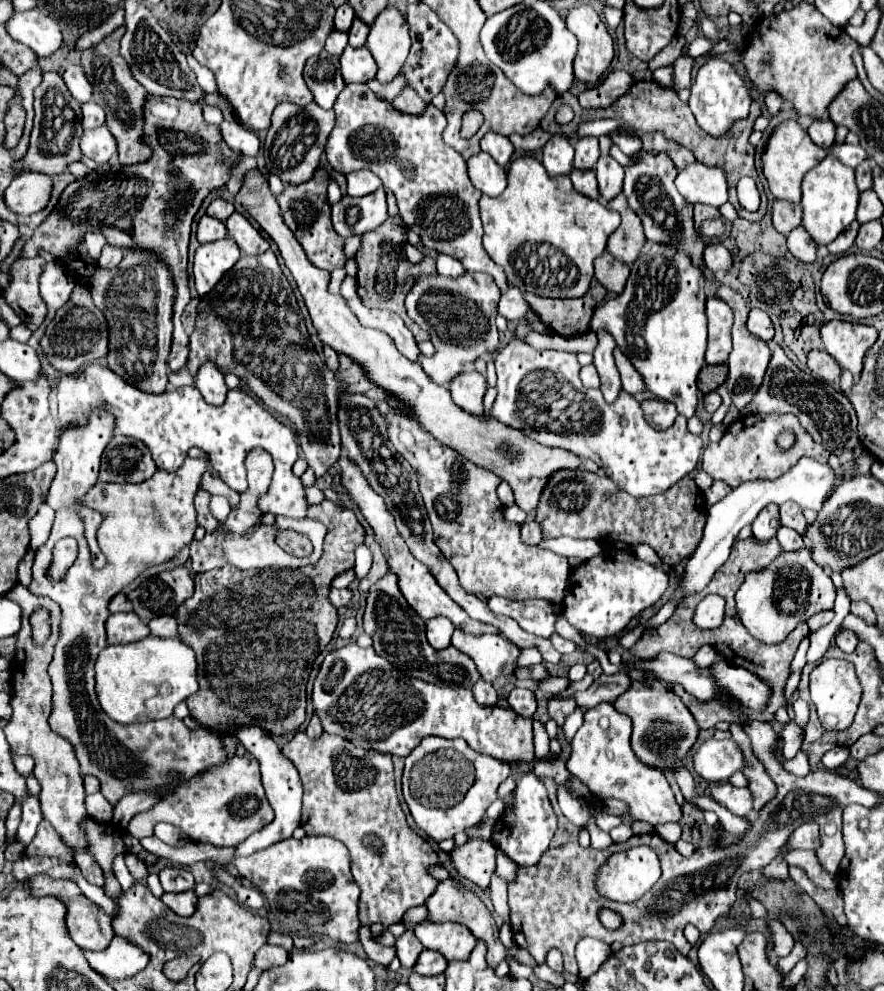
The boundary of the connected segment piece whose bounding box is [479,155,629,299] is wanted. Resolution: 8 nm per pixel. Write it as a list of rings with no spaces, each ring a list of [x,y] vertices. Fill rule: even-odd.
[[[531,155],[517,157],[509,163],[507,171],[507,189],[499,197],[482,194],[479,199],[480,216],[483,219],[483,245],[489,257],[505,269],[507,281],[521,291],[529,291],[543,297],[571,299],[587,293],[587,287],[593,279],[593,259],[595,259],[595,279],[609,291],[621,293],[629,275],[629,265],[617,261],[605,249],[607,237],[619,227],[619,215],[605,209],[599,201],[591,201],[585,195],[581,197],[567,175],[549,177],[543,163]],[[517,203],[517,207],[515,207]],[[523,243],[549,243],[551,251],[543,259],[543,269],[535,271],[537,275],[523,279],[517,277],[509,255]],[[533,285],[533,287],[523,287]]]

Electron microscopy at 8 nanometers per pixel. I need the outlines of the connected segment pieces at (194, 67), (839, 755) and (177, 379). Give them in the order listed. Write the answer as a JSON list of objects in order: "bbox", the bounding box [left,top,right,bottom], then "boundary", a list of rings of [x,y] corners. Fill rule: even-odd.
[{"bbox":[187,55,217,93],"boundary":[[[187,55],[187,63],[189,63],[191,71],[195,73],[197,83],[199,83],[199,87],[201,87],[203,91],[207,91],[207,93],[217,91],[217,87],[215,87],[215,77],[211,75],[211,71],[209,71],[207,67],[201,67],[201,65],[195,61],[195,57],[193,57],[193,55]]]},{"bbox":[823,747,849,771],"boundary":[[[835,747],[827,755],[823,755],[823,767],[835,771],[845,763],[847,757],[849,757],[849,749],[847,747]]]},{"bbox":[169,369,195,387],"boundary":[[[185,369],[179,371],[169,371],[169,387],[179,387],[179,385],[193,385],[195,379],[187,375]]]}]

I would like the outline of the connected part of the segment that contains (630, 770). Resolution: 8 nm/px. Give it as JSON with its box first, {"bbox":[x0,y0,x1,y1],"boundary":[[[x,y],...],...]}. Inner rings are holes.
{"bbox":[567,703,681,827],"boundary":[[[599,703],[593,709],[585,711],[585,721],[575,733],[571,755],[567,759],[567,771],[577,775],[589,791],[605,801],[605,799],[621,799],[629,805],[627,815],[637,821],[645,821],[651,827],[659,827],[663,823],[679,823],[681,807],[675,801],[675,793],[669,787],[663,771],[657,767],[641,763],[631,749],[631,719],[619,711],[611,703]]]}

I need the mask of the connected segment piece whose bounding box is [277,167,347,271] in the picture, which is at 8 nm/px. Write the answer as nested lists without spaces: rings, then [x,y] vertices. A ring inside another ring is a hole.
[[[319,167],[313,175],[311,181],[299,185],[299,187],[285,187],[283,195],[277,197],[279,207],[281,207],[281,217],[285,221],[285,225],[295,233],[297,241],[301,243],[307,259],[325,271],[333,271],[333,269],[341,269],[345,265],[345,239],[341,235],[335,233],[335,229],[331,227],[331,205],[327,203],[327,185],[329,185],[329,171]]]

